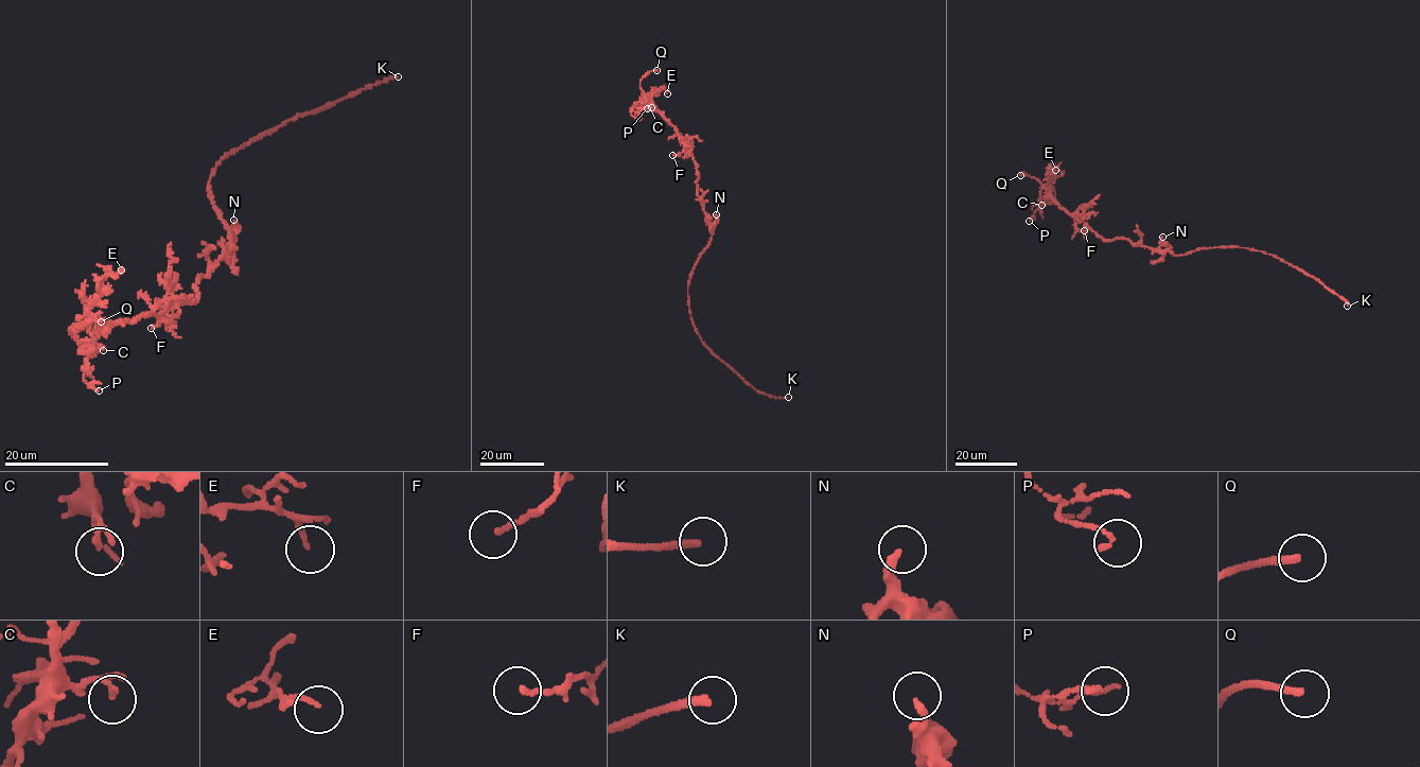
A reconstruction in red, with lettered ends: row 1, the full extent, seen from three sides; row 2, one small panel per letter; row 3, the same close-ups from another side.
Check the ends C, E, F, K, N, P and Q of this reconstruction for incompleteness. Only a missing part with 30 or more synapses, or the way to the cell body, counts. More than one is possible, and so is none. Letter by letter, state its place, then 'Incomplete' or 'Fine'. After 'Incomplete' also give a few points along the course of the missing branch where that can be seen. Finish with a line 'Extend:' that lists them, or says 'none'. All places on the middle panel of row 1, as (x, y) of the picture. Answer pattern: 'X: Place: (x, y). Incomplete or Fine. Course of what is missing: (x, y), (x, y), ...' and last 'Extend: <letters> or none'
C: Place: (651, 107). Fine
E: Place: (667, 93). Fine
F: Place: (672, 155). Fine
K: Place: (788, 397). Incomplete. Course of what is missing: (788, 397), (840, 386), (879, 368)
N: Place: (716, 214). Fine
P: Place: (647, 108). Fine
Q: Place: (656, 70). Incomplete
Extend: K, Q

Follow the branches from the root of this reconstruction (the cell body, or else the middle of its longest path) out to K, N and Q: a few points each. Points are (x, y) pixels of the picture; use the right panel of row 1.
K: (1180, 255), (1227, 246), (1264, 251), (1318, 280), (1347, 306)
N: (1180, 255), (1170, 251), (1171, 245), (1162, 237)
Q: (1180, 255), (1135, 245), (1124, 238), (1103, 240), (1080, 216), (1057, 205), (1049, 188), (1020, 175)

